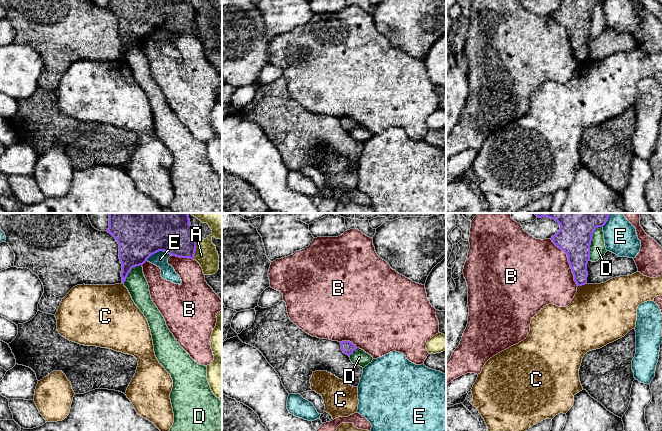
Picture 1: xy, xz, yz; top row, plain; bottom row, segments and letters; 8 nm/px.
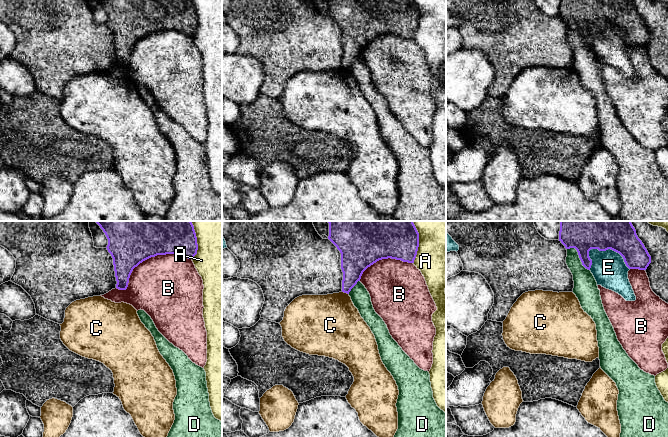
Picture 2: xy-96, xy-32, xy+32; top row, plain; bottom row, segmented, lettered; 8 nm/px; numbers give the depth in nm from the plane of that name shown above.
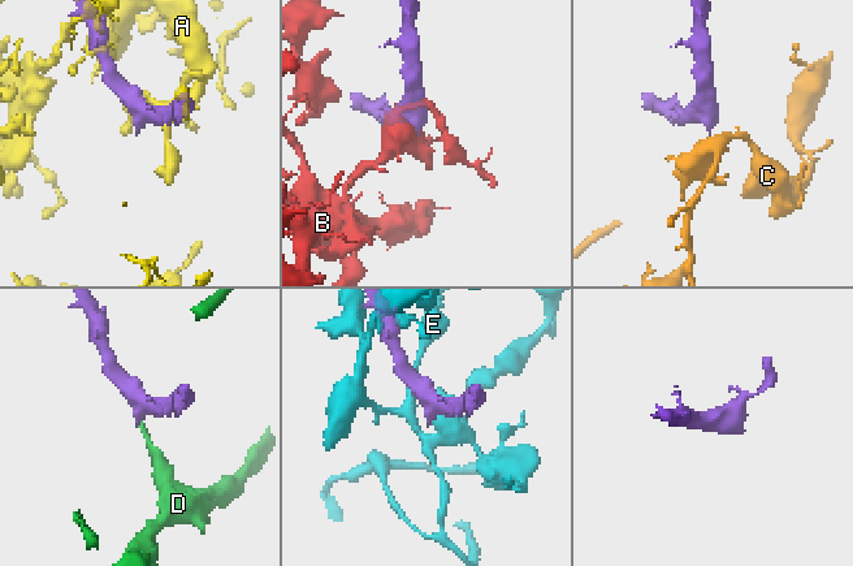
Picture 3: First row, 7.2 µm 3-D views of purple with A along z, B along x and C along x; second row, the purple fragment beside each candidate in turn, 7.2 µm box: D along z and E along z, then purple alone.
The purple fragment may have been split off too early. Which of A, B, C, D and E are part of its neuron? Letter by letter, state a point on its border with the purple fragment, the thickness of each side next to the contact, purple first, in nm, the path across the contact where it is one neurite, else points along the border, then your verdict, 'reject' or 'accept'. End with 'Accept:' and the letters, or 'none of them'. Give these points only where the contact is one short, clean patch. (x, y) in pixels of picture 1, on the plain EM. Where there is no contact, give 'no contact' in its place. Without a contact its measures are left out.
A: xy (195, 23) | 260/180 nm | reject
B: yz (568, 37) | 260/500 nm | reject
C: yz (582, 60) | 180/440 nm | along yz (586, 59), (578, 62) | reject
D: yz (591, 16) | 260/130 nm | reject
E: xy (158, 27) | 300/120 nm | reject
Accept: none of them

